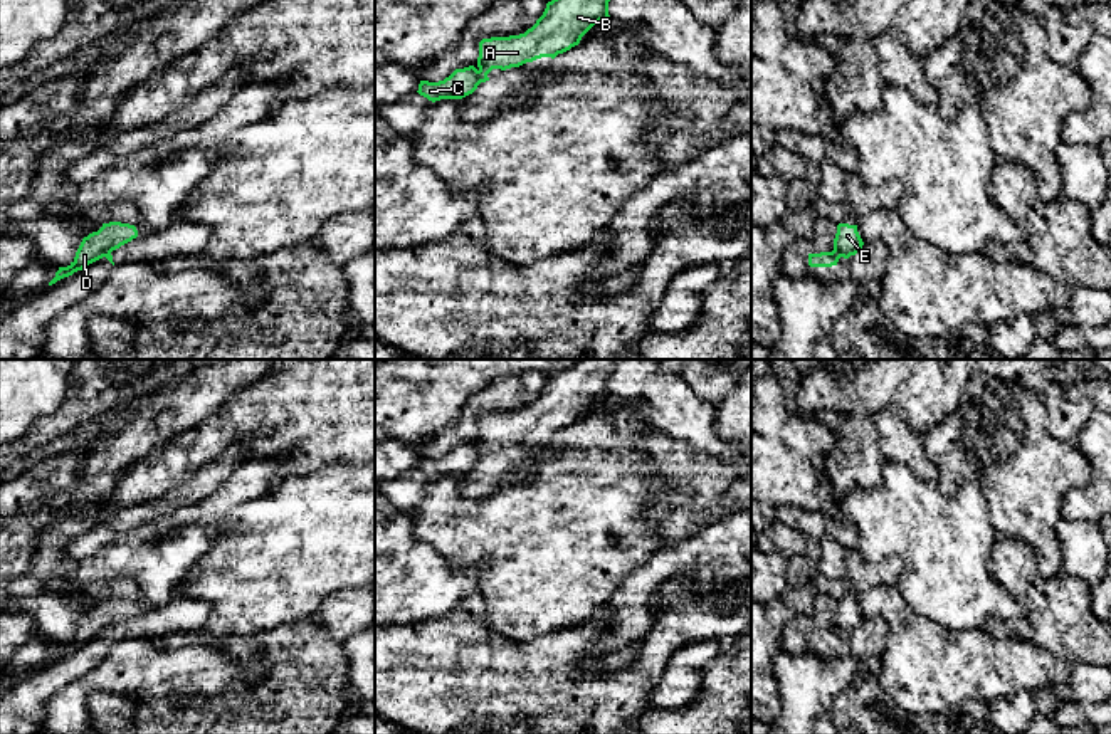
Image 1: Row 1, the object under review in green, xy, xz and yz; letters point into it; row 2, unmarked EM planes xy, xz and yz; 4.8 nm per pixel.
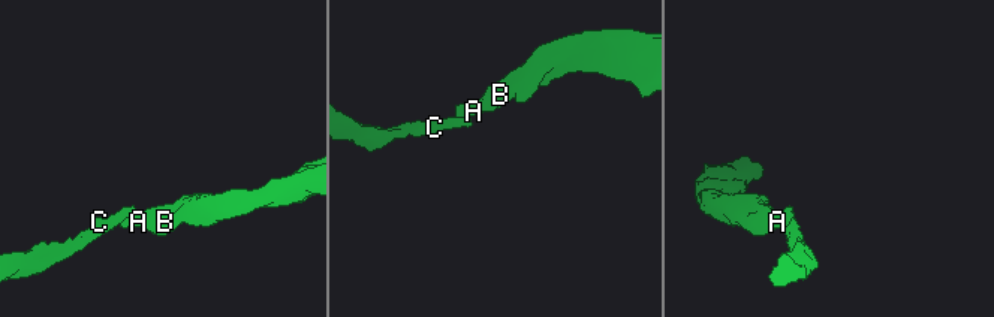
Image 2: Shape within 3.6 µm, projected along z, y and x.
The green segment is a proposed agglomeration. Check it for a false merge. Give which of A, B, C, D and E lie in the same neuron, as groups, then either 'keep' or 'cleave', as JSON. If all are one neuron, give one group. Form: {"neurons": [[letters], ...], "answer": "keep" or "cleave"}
{"neurons": [["A", "B"], ["C", "D", "E"]], "answer": "cleave"}

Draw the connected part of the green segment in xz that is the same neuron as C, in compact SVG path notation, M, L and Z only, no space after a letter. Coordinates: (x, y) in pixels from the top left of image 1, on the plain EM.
M474 442L455 445L449 454L439 459L420 457L419 470L435 479L440 475L462 475L472 470L481 459L489 457L486 450Z

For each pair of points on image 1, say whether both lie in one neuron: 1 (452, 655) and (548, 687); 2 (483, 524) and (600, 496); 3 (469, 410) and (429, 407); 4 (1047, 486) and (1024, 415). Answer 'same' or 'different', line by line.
1: same
2: same
3: different
4: same

